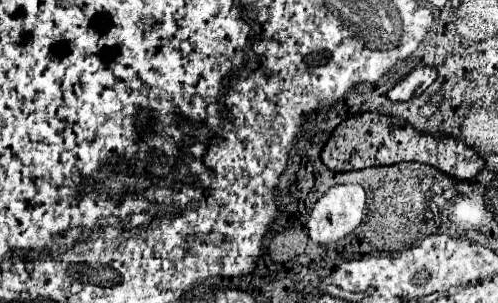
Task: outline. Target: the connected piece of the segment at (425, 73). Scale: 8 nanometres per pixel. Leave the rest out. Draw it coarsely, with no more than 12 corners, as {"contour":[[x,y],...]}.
{"contour":[[418,67],[388,91],[394,102],[418,97],[434,79],[434,67]]}

